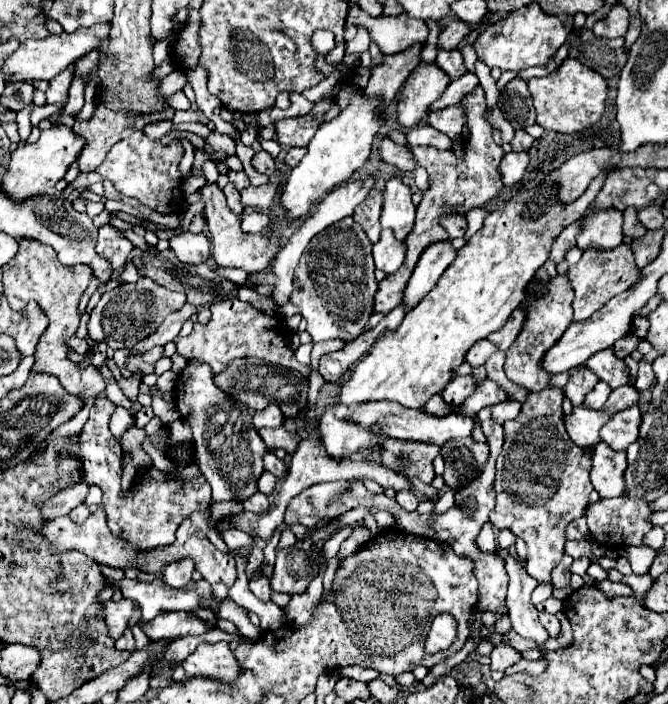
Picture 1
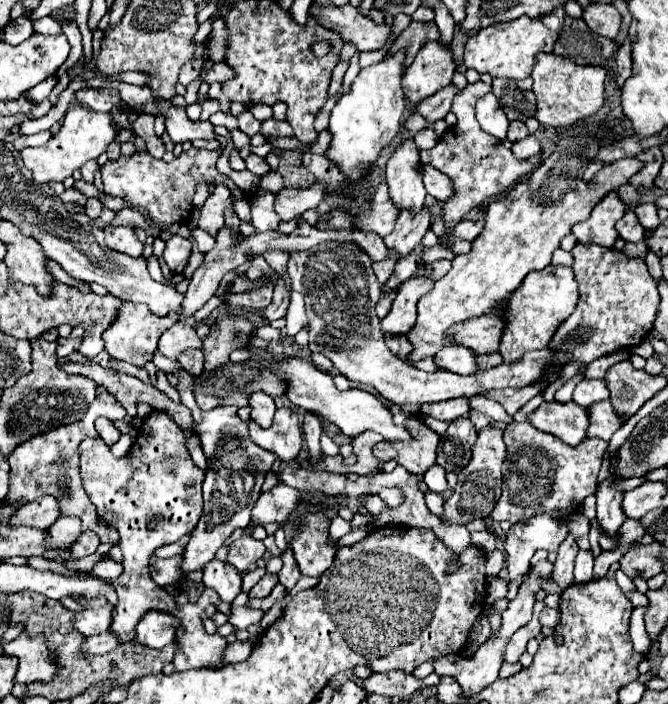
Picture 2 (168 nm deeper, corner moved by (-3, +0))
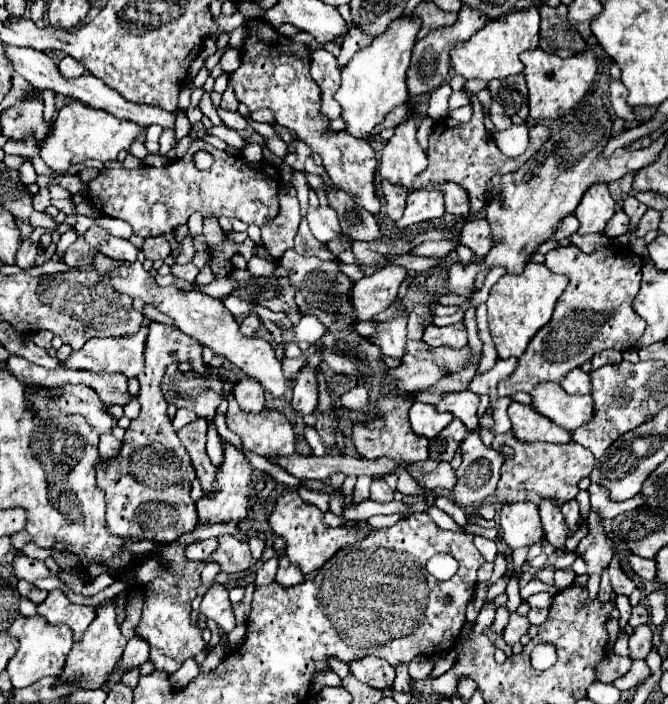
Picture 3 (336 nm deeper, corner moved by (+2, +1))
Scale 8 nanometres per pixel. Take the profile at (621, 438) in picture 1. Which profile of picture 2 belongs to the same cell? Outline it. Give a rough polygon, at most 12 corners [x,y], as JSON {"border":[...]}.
{"border":[[610,401],[590,409],[590,437],[610,441],[624,417]]}

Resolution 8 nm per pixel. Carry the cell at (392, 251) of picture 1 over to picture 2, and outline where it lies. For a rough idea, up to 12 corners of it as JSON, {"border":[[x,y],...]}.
{"border":[[428,205],[400,213],[386,247],[406,257],[430,229]]}

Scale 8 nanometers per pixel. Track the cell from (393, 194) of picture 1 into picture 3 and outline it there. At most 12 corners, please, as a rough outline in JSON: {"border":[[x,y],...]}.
{"border":[[409,118],[395,128],[381,152],[379,174],[389,182],[411,182],[425,170],[427,154]]}

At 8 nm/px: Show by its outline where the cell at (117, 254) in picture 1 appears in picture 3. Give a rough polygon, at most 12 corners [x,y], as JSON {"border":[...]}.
{"border":[[99,226],[77,236],[63,262],[89,266],[103,254],[135,262],[137,248]]}

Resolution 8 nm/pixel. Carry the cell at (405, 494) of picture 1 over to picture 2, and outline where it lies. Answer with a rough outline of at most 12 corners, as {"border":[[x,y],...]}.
{"border":[[382,489],[378,493],[388,507],[400,507],[404,493],[400,489]]}

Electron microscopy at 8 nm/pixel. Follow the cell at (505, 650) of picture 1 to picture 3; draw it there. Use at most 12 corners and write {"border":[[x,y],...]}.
{"border":[[513,612],[509,616],[505,632],[507,644],[519,642],[527,634],[527,616]]}

